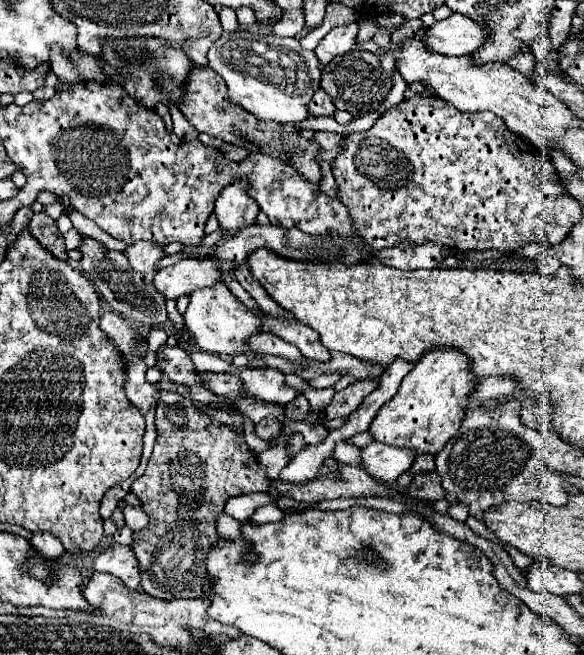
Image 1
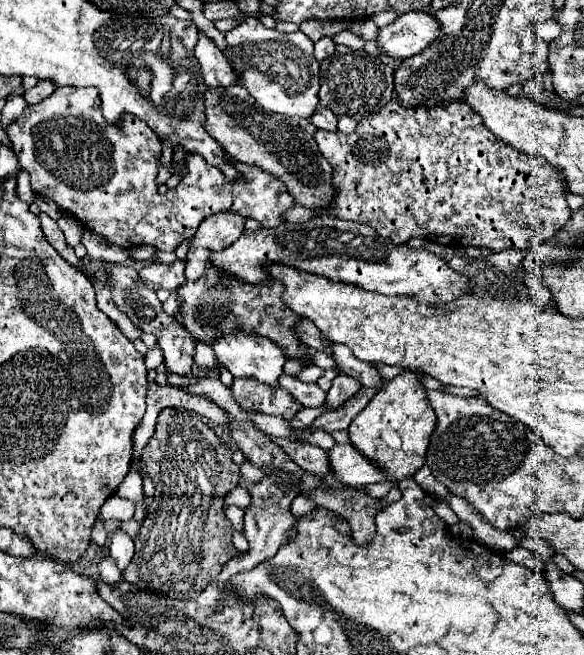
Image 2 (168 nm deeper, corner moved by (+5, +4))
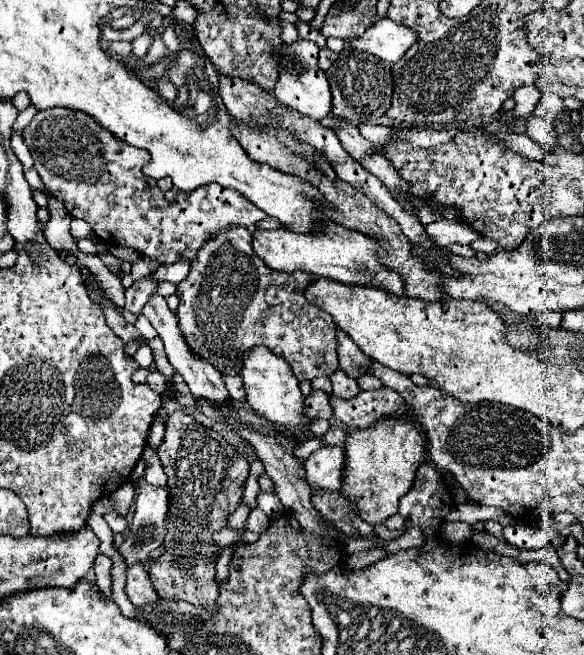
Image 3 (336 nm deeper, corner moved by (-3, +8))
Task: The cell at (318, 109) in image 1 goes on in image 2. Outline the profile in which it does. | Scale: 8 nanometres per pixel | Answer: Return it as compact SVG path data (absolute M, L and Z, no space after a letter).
M317 106L317 112L311 116L311 122L321 130L331 130L331 132L337 130L337 116L325 106Z

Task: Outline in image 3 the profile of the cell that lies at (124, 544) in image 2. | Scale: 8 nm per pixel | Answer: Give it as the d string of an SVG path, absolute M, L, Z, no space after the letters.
M135 564L135 568L131 566L127 570L127 584L125 584L125 594L127 598L131 600L133 606L141 608L145 604L155 604L159 602L159 594L155 592L147 572L145 572L145 566L143 564Z

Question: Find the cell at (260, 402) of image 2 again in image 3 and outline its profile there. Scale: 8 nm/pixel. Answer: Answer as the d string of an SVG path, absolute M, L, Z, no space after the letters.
M311 392L309 398L305 398L305 414L311 418L333 418L333 408L329 404L331 394L325 392Z

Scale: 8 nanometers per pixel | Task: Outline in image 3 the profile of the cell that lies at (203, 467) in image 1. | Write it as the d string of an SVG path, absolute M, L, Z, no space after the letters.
M177 410L167 418L163 444L157 448L161 466L169 478L167 486L171 492L171 512L169 526L165 536L165 554L149 566L149 578L161 598L167 600L183 600L193 606L203 606L209 612L217 612L215 602L219 596L219 586L215 580L215 560L221 548L211 546L213 532L227 526L227 516L235 512L241 504L245 480L249 476L249 462L215 430L201 426L187 412Z

